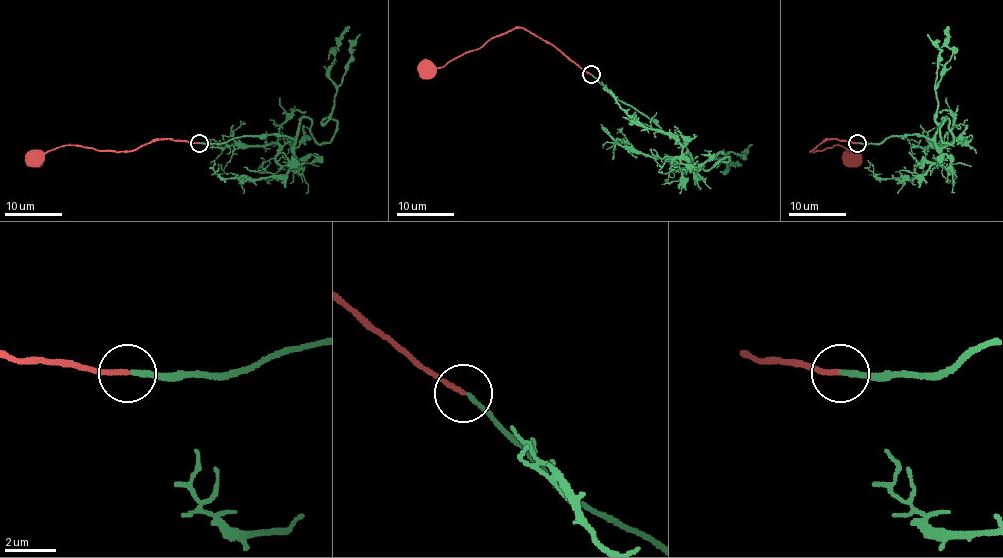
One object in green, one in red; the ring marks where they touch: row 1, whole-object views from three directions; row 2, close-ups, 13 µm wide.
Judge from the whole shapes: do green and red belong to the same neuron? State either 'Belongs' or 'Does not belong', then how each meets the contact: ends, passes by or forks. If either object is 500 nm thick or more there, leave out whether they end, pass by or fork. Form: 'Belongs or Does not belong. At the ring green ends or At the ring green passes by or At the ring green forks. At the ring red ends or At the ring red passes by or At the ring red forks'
Belongs. At the ring green ends. At the ring red ends

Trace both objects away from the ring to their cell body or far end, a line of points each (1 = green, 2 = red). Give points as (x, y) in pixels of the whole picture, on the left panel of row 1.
1: (200, 143), (294, 139), (304, 118), (331, 140), (329, 68), (349, 27)
2: (198, 143), (154, 139), (130, 150), (64, 145), (42, 152), (34, 159)

